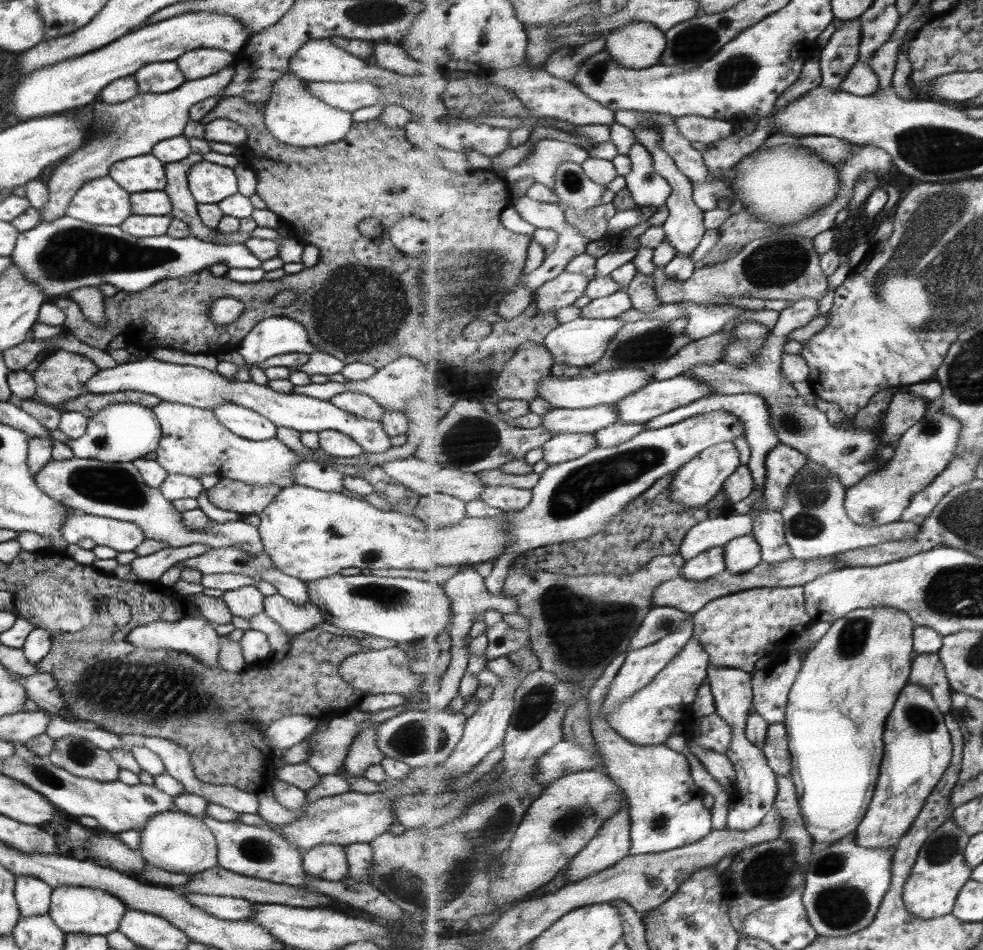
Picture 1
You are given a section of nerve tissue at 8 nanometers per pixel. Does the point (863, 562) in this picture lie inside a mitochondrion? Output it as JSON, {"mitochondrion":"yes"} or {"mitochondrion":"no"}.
{"mitochondrion":"no"}

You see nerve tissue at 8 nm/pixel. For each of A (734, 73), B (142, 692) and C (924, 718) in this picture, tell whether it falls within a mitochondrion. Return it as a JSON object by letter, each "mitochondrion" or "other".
{"A":"mitochondrion","B":"mitochondrion","C":"mitochondrion"}

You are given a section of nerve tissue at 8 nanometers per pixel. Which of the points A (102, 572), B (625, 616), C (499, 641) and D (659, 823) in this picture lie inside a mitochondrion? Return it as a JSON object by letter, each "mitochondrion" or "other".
{"A":"other","B":"mitochondrion","C":"other","D":"mitochondrion"}

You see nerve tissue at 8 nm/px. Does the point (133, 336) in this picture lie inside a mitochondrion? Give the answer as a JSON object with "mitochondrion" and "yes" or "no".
{"mitochondrion":"no"}

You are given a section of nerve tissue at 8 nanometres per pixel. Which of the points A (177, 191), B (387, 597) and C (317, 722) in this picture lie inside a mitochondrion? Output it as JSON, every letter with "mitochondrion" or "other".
{"A":"other","B":"mitochondrion","C":"other"}

